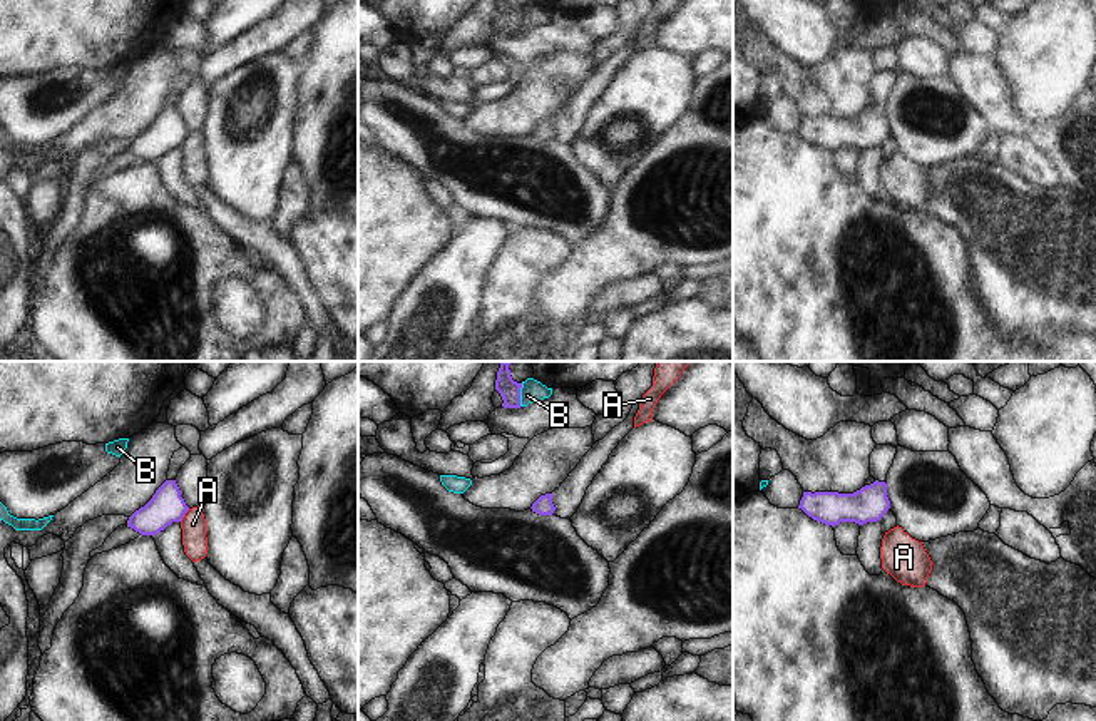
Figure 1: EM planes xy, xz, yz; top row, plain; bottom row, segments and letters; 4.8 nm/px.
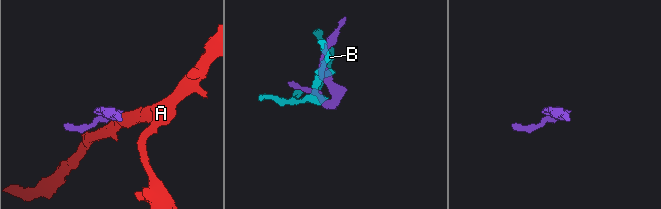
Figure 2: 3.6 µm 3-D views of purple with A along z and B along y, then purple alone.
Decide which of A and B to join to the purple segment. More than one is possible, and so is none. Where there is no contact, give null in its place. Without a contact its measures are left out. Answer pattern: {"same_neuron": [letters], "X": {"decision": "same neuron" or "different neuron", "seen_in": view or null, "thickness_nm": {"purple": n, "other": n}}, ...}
{"same_neuron": [], "A": {"decision": "different neuron", "seen_in": "xy", "thickness_nm": {"purple": 160, "other": 120}}, "B": {"decision": "different neuron", "seen_in": "xz", "thickness_nm": {"purple": 100, "other": 110}}}

